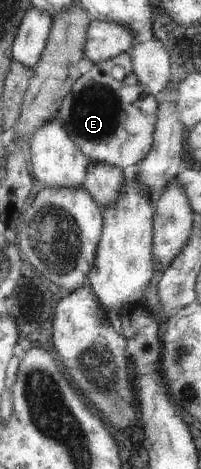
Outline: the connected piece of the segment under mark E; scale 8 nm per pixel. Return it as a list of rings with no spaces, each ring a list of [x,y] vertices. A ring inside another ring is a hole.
[[[130,53],[93,65],[74,84],[59,112],[66,130],[91,162],[110,164],[128,173],[153,150],[158,114],[159,102],[140,84]]]

